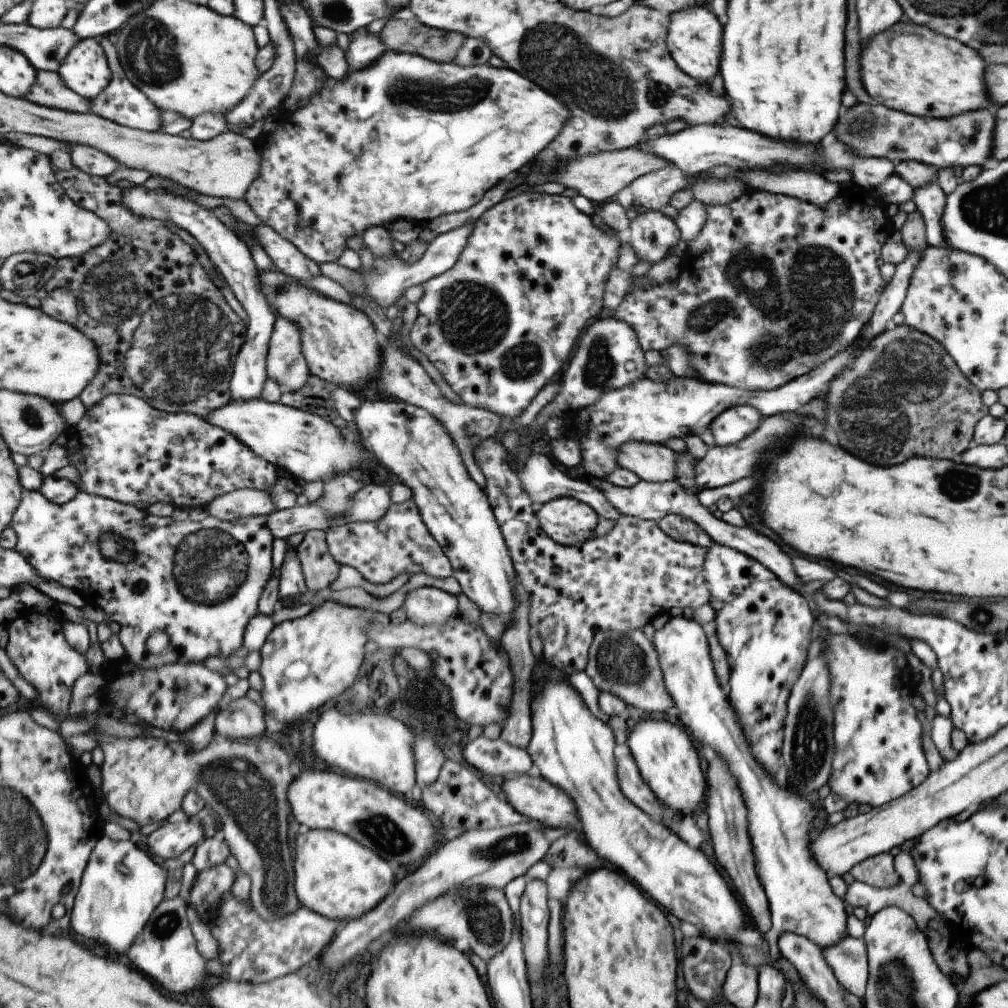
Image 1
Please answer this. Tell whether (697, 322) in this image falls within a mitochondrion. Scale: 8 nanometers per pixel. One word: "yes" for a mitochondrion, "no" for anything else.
yes

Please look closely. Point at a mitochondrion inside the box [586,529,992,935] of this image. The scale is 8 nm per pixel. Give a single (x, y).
(622, 659)

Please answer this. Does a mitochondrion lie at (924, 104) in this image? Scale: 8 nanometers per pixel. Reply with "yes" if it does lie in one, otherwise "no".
no

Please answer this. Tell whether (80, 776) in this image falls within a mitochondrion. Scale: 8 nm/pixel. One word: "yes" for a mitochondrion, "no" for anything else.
no

